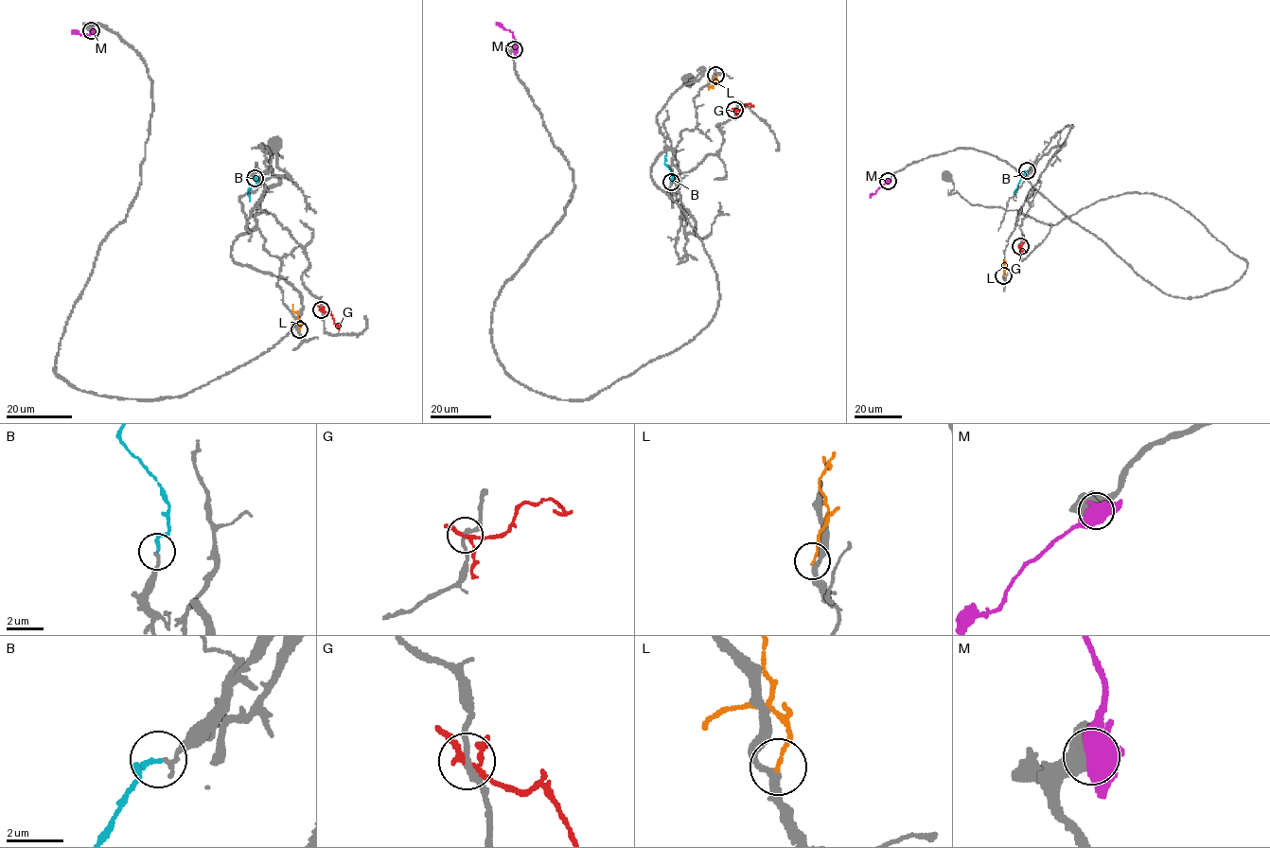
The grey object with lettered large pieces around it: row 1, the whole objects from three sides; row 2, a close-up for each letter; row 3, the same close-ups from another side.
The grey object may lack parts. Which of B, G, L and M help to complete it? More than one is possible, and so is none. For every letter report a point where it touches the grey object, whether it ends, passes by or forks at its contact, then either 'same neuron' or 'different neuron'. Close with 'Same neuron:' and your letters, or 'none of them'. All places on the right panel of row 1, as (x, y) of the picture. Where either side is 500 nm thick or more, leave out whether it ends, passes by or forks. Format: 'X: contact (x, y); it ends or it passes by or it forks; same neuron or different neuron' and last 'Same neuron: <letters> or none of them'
B: contact (1027, 170); it ends; same neuron
G: contact (1020, 246); it forks; different neuron
L: contact (1003, 275); it ends; different neuron
M: contact (888, 181); different neuron
Same neuron: B

